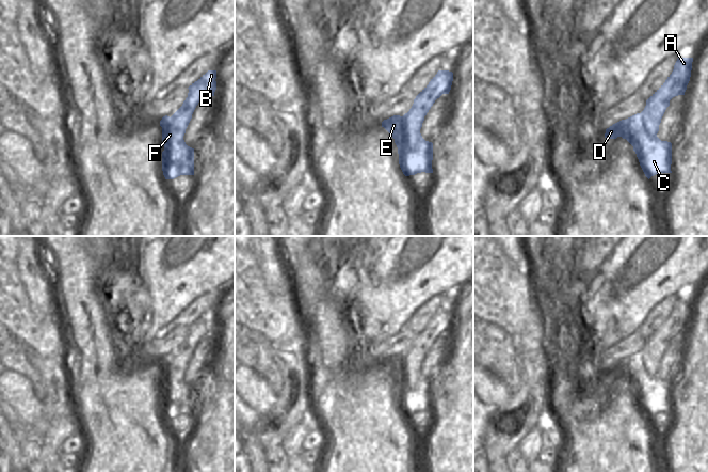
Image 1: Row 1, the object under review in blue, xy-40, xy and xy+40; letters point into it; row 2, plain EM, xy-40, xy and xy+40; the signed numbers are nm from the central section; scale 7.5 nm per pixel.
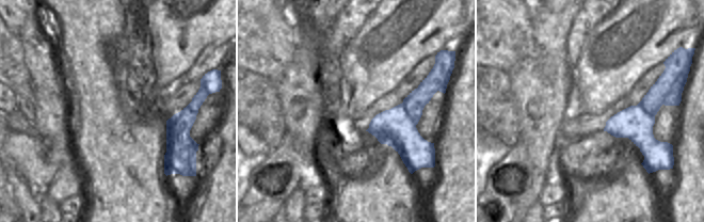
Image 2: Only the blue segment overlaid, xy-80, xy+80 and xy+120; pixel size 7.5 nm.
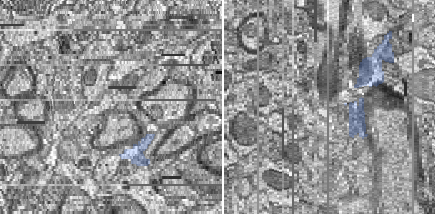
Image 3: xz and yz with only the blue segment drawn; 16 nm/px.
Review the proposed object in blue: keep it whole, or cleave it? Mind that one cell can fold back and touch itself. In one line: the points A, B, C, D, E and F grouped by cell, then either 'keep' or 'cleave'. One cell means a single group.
A B D E / C F | cleave

